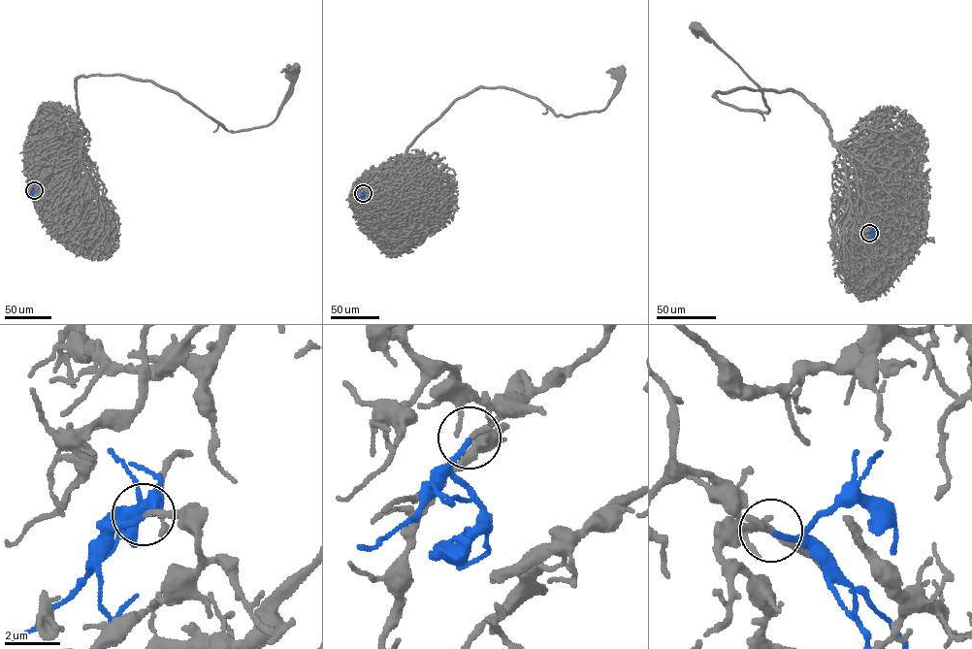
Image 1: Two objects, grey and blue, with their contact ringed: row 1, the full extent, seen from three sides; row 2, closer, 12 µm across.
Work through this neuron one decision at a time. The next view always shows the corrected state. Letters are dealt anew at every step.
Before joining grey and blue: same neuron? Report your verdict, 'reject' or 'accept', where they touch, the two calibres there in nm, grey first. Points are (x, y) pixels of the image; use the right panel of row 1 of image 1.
accept; place (869, 233); calibres 200 and 190 nm

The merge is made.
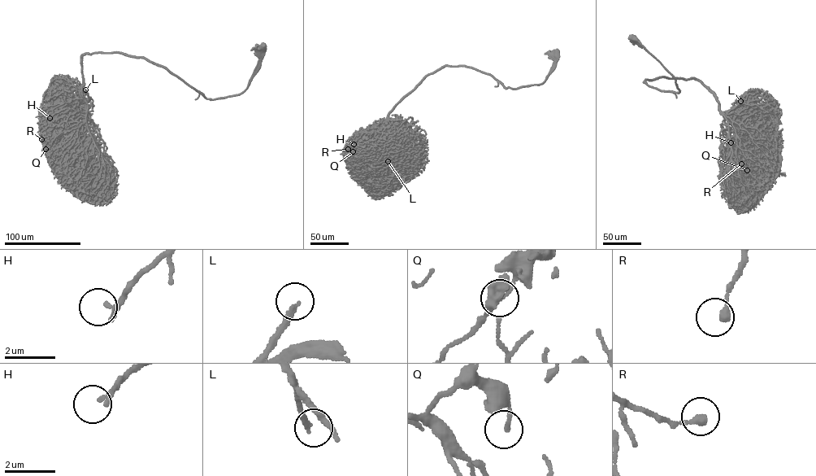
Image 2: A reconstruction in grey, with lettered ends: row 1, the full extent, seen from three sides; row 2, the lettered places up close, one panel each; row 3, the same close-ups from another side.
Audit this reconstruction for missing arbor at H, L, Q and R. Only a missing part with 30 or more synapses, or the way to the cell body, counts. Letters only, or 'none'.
H, L, R

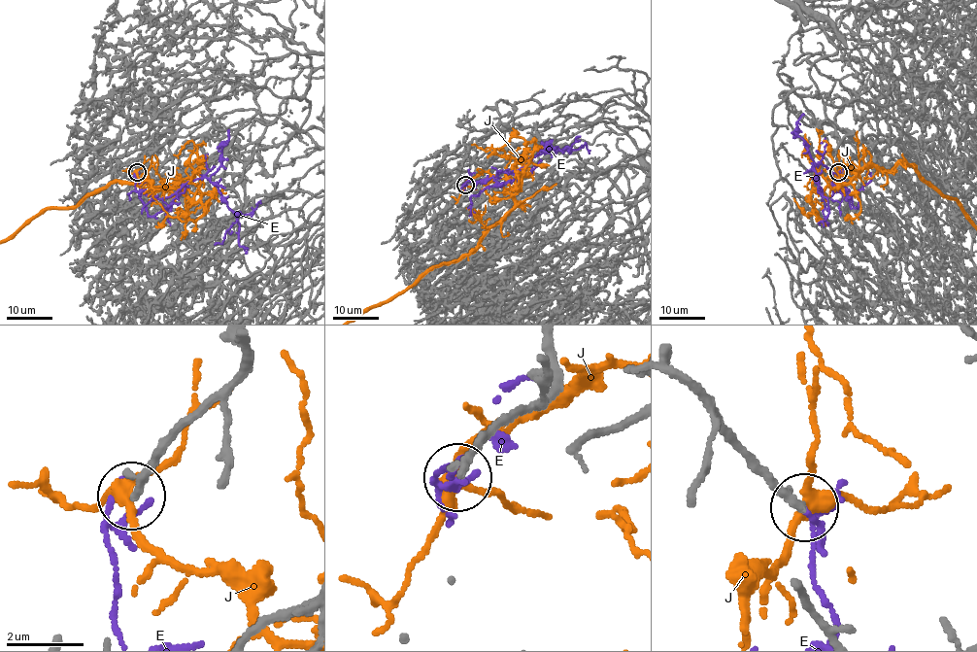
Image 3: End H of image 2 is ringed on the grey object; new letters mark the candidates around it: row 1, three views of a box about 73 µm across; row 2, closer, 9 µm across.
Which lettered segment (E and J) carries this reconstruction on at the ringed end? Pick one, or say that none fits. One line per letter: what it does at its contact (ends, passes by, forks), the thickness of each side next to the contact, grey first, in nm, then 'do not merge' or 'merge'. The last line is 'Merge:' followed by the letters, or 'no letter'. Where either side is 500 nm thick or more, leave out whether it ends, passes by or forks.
E: it ends | 240/120 nm | do not merge
J: it forks | 240/280 nm | do not merge
Merge: no letter

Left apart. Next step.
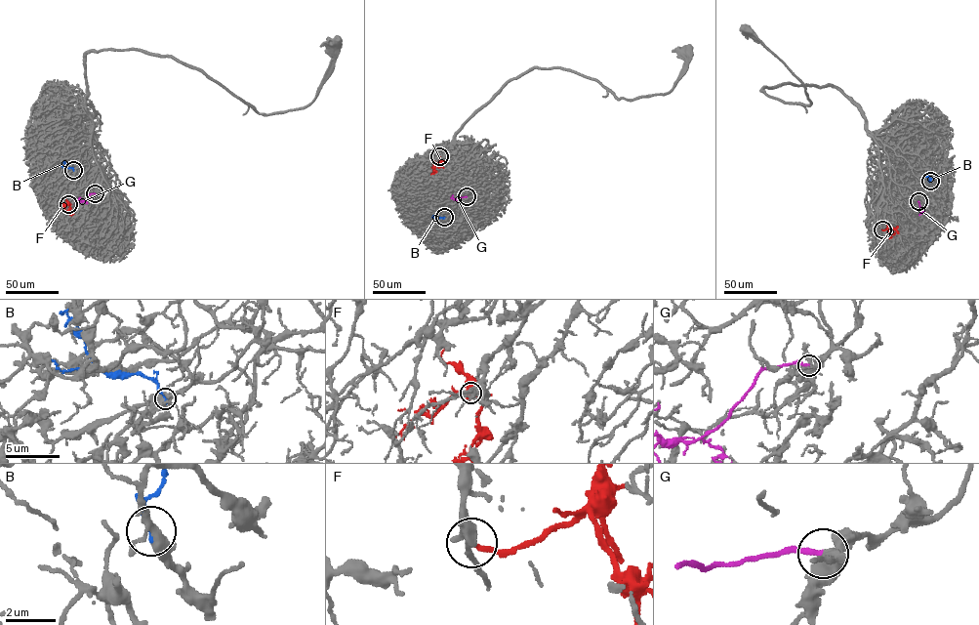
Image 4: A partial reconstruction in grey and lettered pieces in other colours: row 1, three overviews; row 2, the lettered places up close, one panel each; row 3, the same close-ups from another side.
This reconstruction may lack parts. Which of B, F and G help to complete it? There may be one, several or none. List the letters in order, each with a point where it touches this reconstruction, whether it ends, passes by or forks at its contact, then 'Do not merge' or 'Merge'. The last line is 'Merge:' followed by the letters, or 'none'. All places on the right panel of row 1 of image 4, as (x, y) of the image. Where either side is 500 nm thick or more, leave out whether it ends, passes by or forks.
B: Touches grey at (930, 181). It ends there. Do not merge
F: Touches grey at (882, 229). It ends there. Do not merge
G: Touches grey at (918, 201). It ends there. Merge
Merge: G

